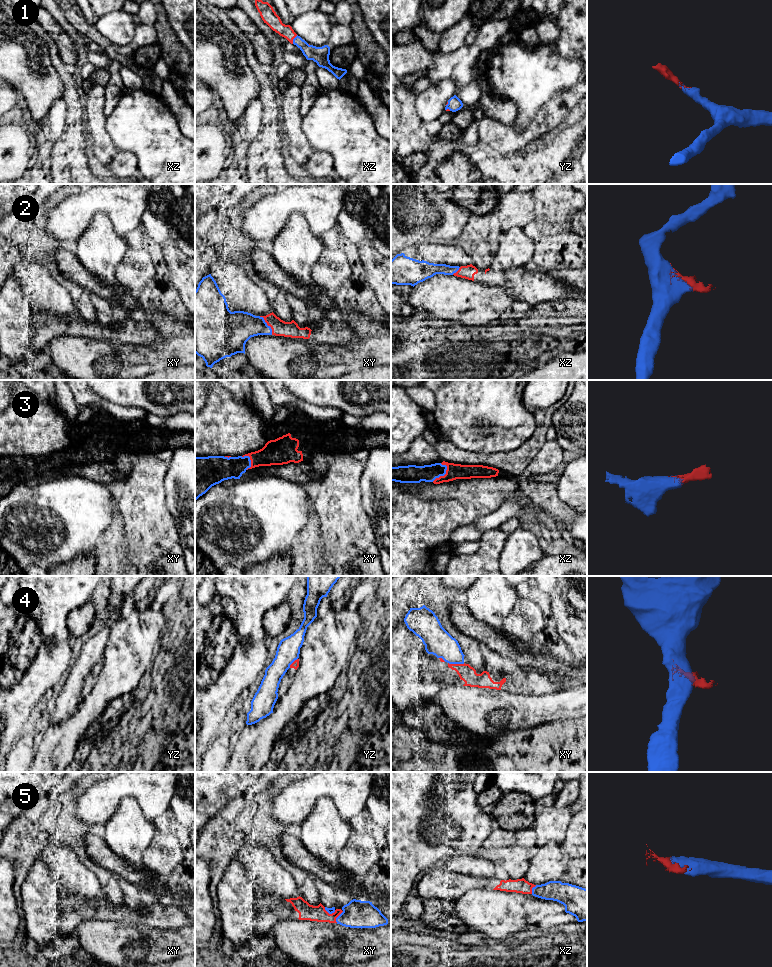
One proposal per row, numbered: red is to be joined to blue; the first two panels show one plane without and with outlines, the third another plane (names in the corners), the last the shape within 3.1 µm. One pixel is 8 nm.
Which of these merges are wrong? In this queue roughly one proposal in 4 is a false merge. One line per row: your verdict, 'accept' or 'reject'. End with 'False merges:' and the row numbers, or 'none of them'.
1: accept
2: accept
3: accept
4: reject
5: accept
False merges: 4

